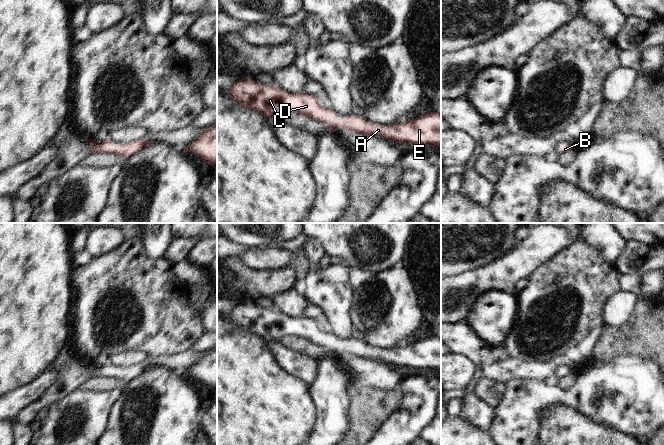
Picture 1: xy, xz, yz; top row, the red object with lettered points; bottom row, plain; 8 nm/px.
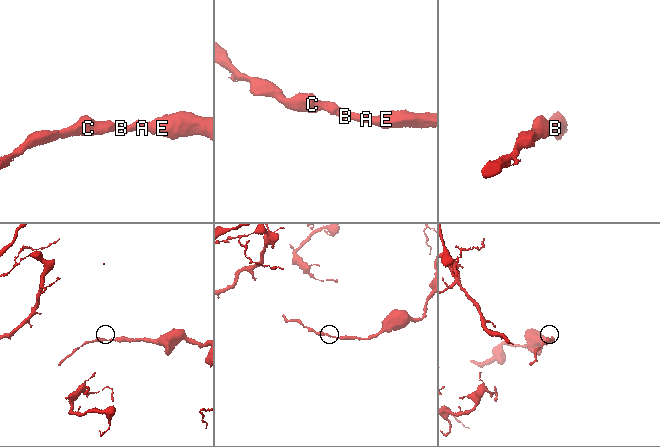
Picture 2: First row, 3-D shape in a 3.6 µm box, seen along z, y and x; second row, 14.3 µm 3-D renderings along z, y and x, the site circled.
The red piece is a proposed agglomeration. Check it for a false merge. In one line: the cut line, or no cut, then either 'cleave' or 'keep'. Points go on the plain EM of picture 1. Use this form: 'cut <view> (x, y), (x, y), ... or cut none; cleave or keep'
cut none; keep

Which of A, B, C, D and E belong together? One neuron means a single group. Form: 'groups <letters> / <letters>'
groups A B C D E

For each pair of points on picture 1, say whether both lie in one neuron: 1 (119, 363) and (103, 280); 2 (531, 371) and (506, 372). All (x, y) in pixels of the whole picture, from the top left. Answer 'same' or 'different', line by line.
1: different
2: same

